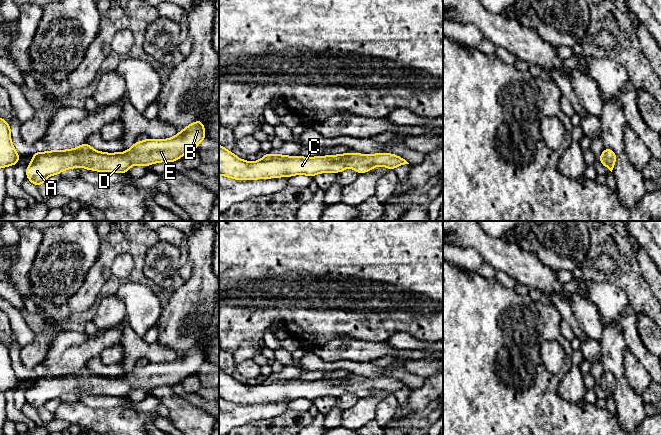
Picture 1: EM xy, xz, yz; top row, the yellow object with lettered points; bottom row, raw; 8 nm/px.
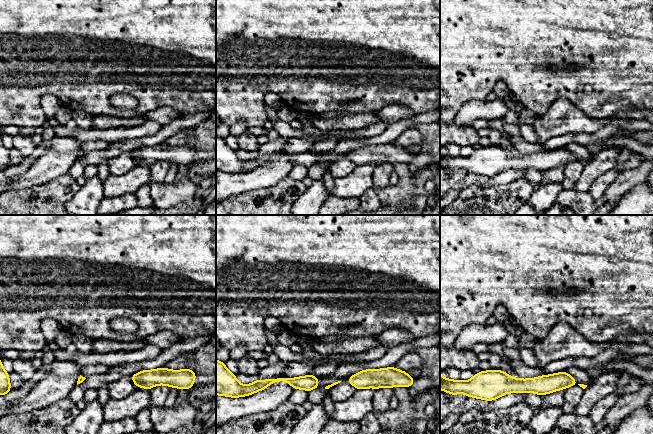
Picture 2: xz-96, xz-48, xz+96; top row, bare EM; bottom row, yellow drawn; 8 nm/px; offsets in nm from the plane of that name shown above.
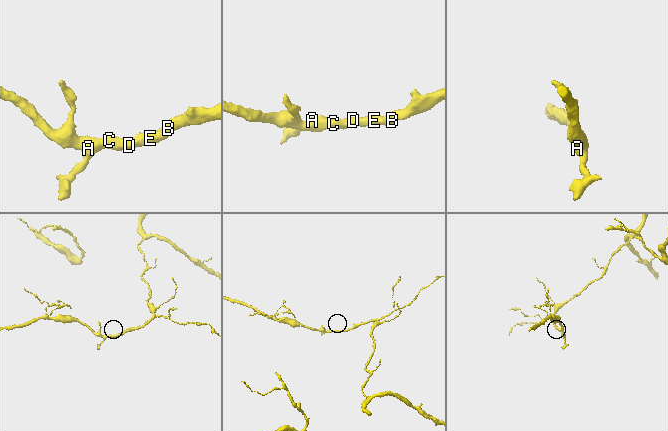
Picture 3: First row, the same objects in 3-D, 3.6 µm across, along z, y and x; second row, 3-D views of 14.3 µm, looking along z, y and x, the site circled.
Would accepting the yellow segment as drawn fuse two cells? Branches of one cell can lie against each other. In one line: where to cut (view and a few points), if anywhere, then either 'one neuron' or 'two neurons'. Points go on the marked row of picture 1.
no cut | one neuron

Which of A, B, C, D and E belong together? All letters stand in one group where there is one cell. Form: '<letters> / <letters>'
A B C D E

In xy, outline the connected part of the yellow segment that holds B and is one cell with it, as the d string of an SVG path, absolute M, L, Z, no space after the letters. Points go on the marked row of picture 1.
M199 119L191 123L183 130L169 139L155 140L148 138L144 141L135 142L126 152L104 153L96 151L86 142L77 148L69 150L52 150L47 152L33 152L31 163L26 168L26 177L36 186L41 186L47 177L59 175L62 171L77 167L99 172L128 173L132 165L143 165L148 167L150 164L158 162L174 162L186 153L196 150L200 142L206 139L204 123Z

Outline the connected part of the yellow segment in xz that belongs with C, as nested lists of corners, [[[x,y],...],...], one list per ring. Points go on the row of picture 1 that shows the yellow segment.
[[[219,144],[219,175],[236,180],[255,180],[291,177],[304,174],[313,177],[319,173],[339,173],[351,167],[358,174],[368,172],[375,166],[396,167],[409,164],[400,156],[390,153],[339,154],[317,157],[286,156],[266,153],[255,162],[238,158]]]

